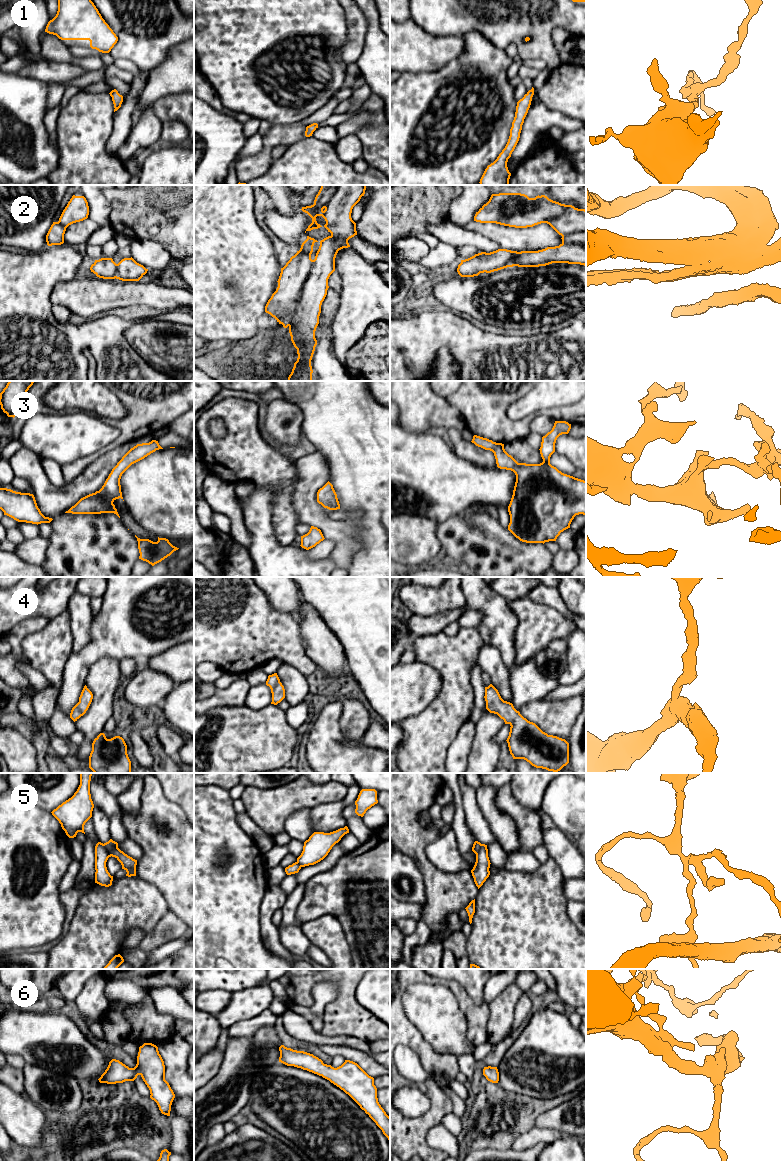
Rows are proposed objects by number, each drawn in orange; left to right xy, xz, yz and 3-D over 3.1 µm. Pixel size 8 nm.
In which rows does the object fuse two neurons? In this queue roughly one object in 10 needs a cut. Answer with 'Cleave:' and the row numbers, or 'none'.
Cleave: 5

